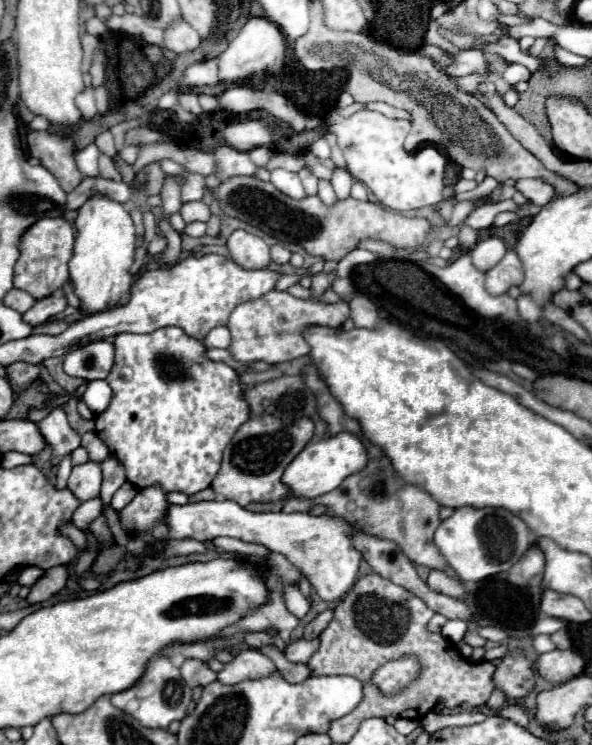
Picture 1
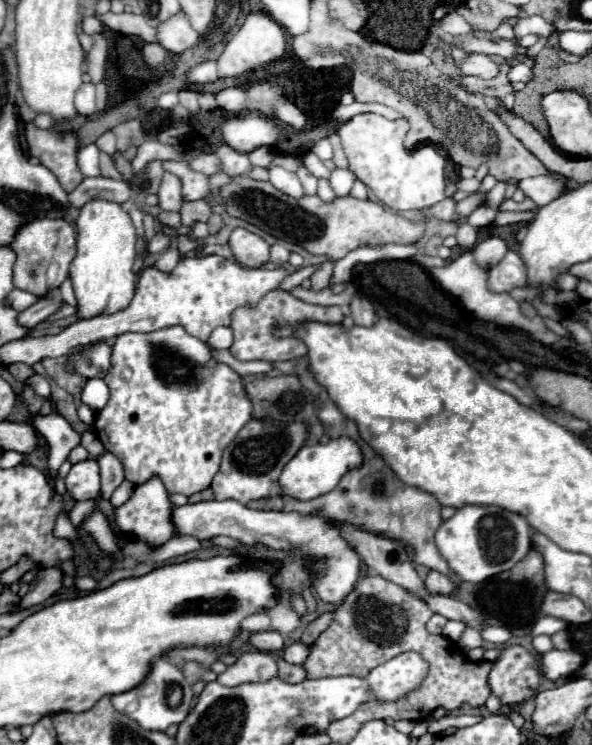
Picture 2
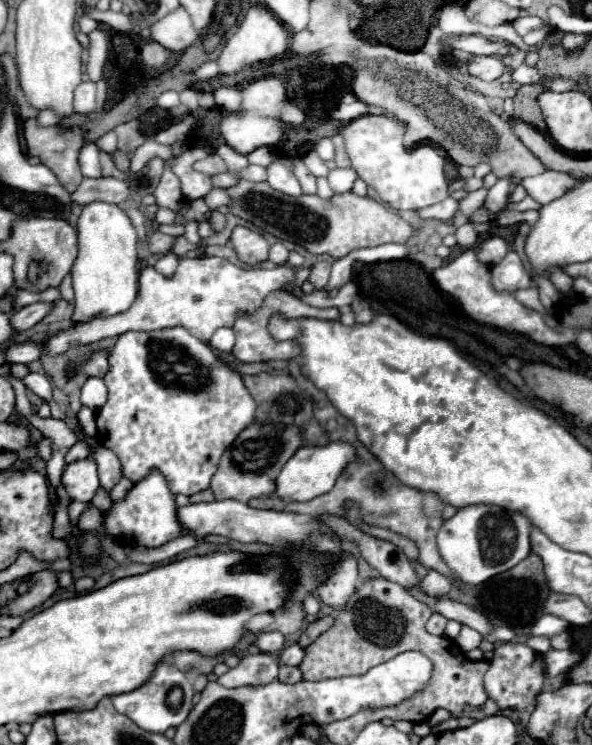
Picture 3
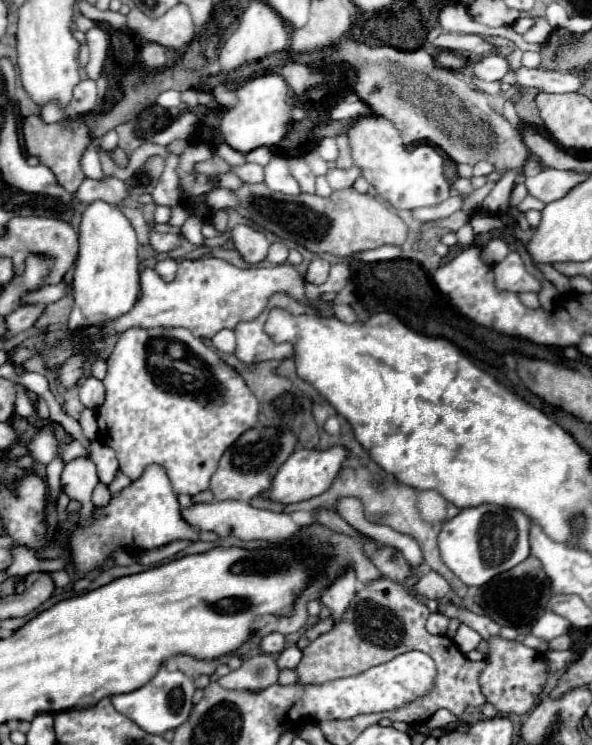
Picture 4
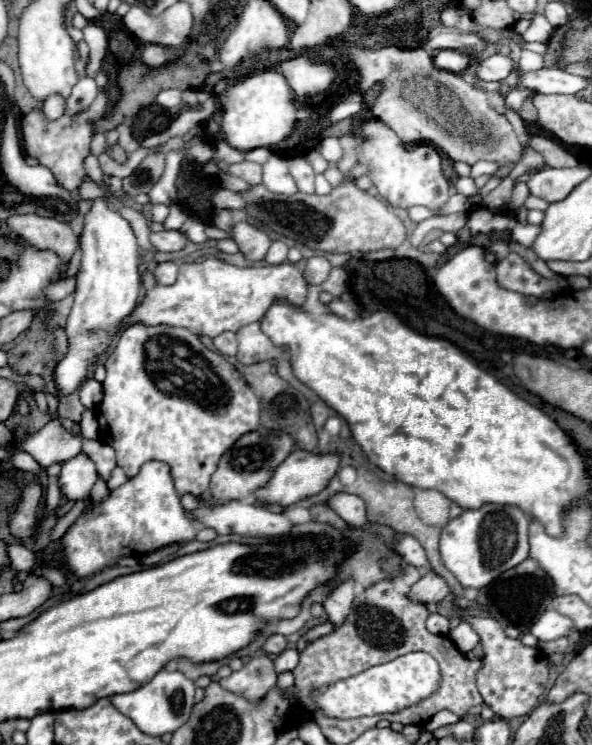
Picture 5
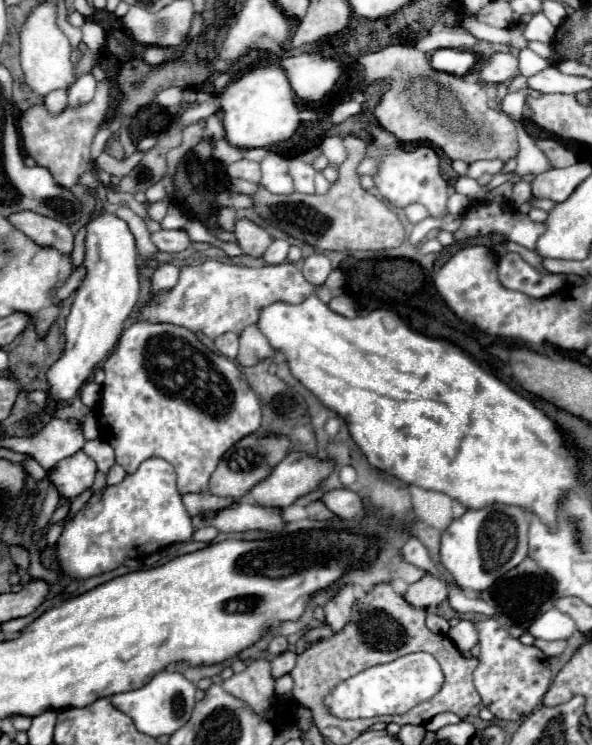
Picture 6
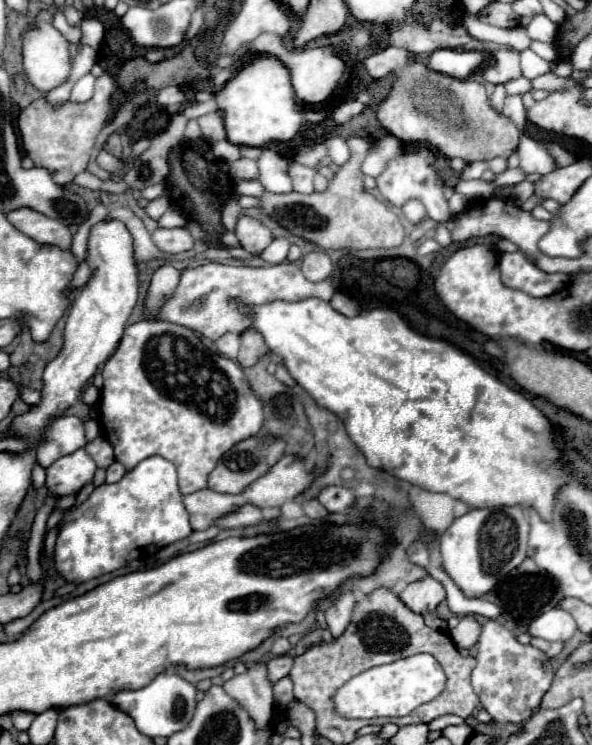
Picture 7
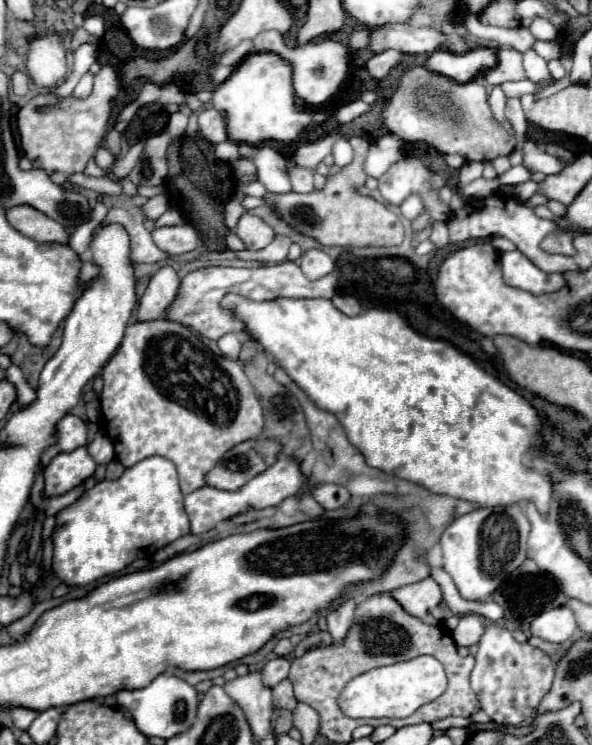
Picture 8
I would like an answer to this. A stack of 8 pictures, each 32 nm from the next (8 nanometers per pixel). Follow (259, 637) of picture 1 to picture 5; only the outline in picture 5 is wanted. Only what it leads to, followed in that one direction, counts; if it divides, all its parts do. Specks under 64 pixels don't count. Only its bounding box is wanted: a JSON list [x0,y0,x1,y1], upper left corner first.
[264,634,286,654]

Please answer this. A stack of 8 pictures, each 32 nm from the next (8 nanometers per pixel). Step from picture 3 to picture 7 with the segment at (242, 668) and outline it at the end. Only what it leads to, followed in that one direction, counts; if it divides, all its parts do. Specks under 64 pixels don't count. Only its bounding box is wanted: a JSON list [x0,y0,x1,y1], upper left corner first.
[224,662,274,726]

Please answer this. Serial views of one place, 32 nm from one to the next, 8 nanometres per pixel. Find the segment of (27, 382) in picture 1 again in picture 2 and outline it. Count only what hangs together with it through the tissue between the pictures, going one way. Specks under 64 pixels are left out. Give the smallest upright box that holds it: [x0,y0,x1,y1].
[8,364,36,384]

